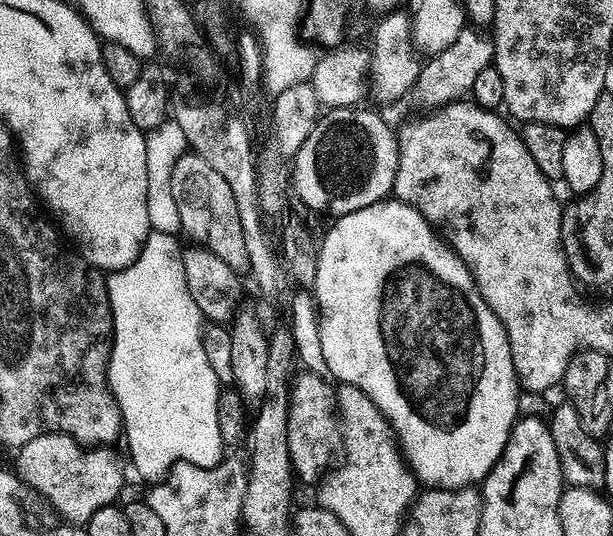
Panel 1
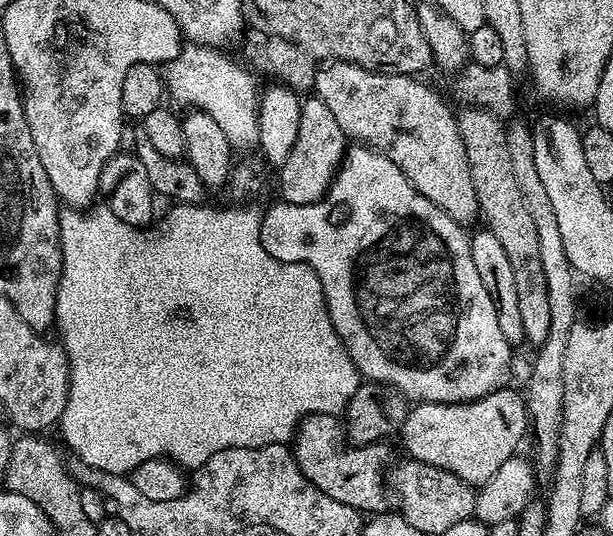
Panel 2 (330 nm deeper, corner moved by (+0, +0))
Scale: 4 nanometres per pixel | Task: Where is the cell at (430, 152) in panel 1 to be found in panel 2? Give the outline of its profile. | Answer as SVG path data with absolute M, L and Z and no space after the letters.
M333 60L325 63L316 69L316 84L314 87L315 95L320 97L322 102L326 102L326 106L330 106L330 112L334 114L334 118L338 118L338 126L342 126L342 130L354 141L363 142L367 147L374 148L378 152L390 158L390 162L394 162L394 166L398 166L398 170L402 170L402 174L414 186L414 190L418 190L418 194L425 196L430 202L434 202L434 206L438 206L447 214L451 220L456 221L461 226L468 226L472 219L481 215L480 202L478 194L474 190L474 182L470 174L470 162L466 158L466 146L462 142L462 134L456 125L456 118L453 109L448 109L448 104L435 92L432 88L427 88L424 84L419 84L417 77L412 74L397 74L391 70L373 70L364 68L360 64L352 64L348 60Z

